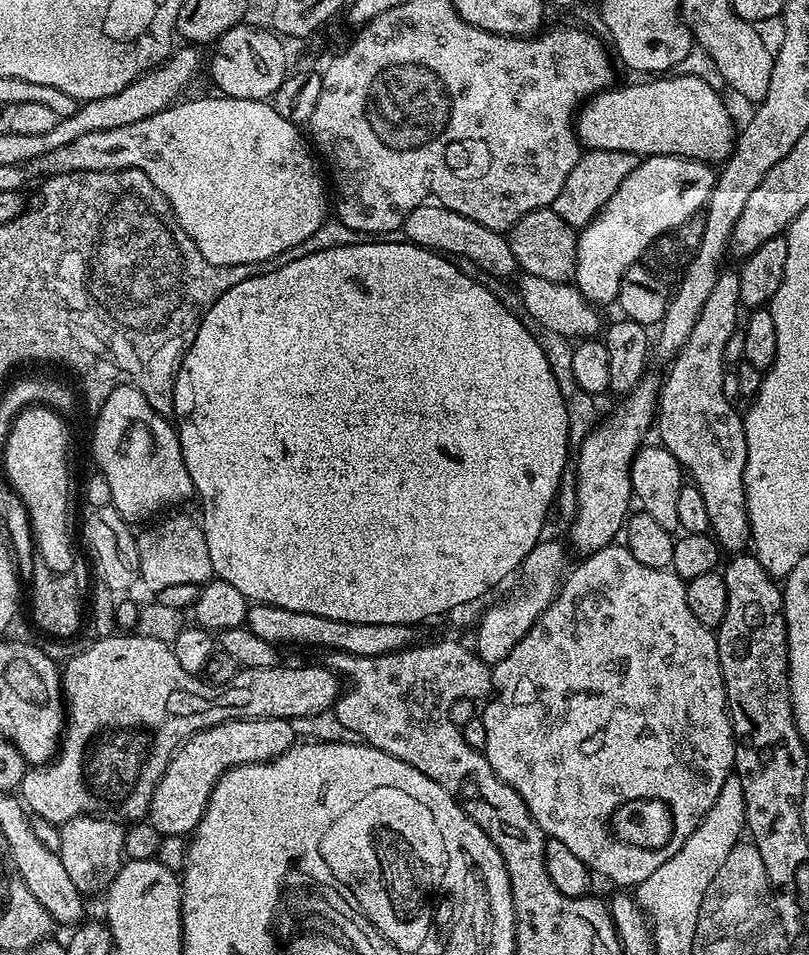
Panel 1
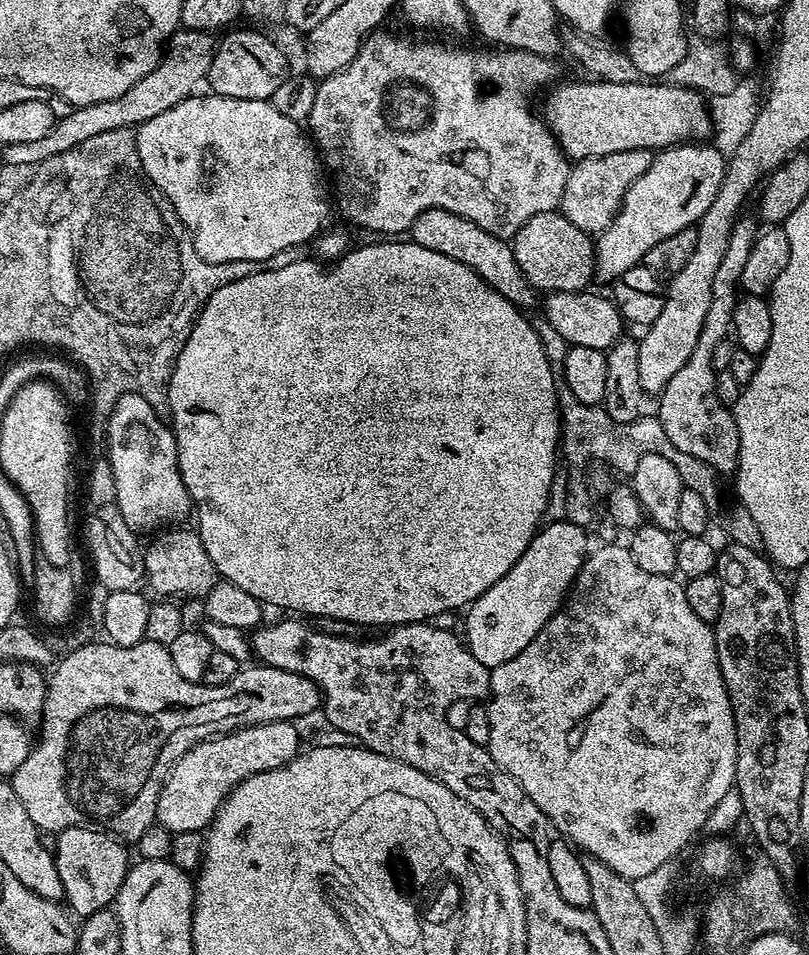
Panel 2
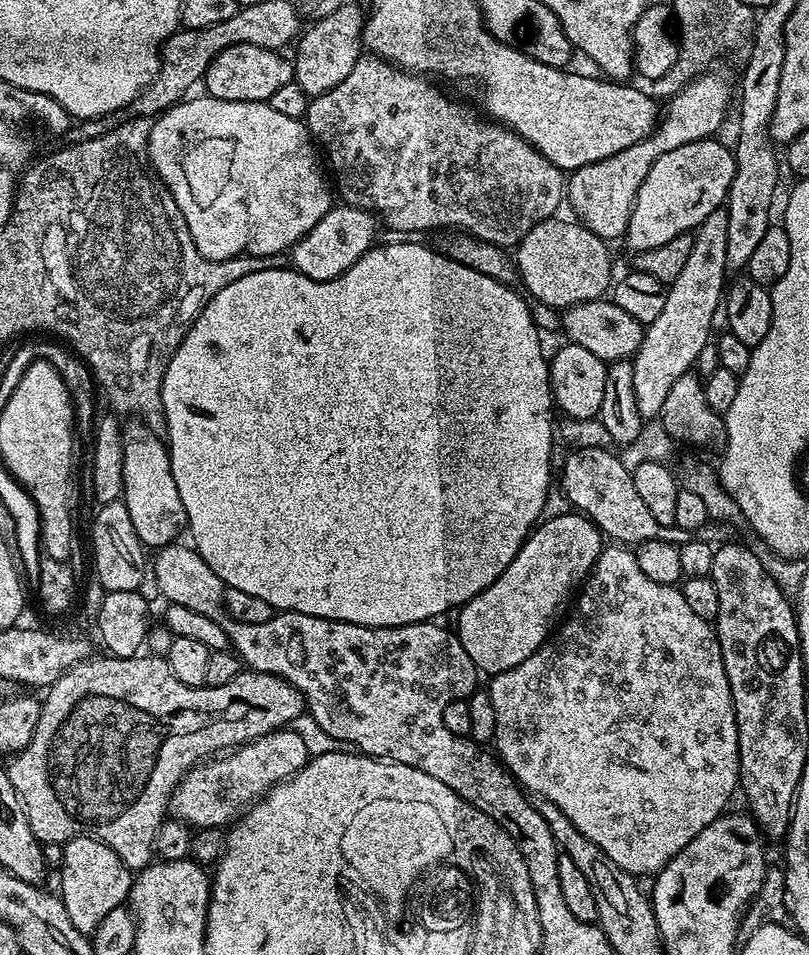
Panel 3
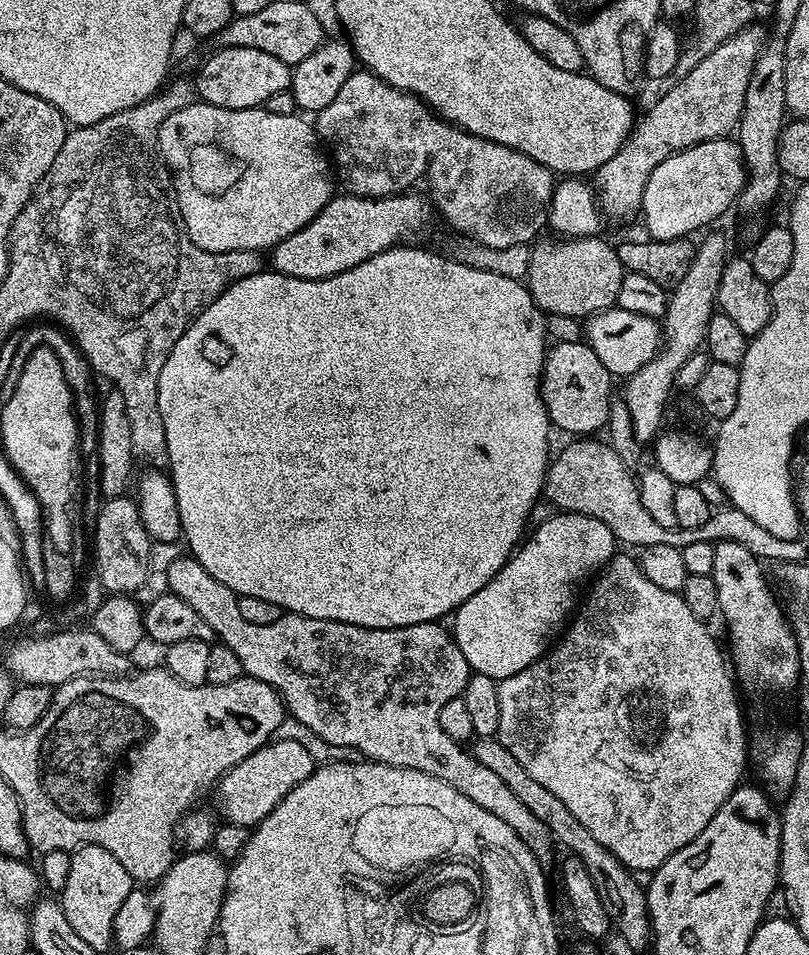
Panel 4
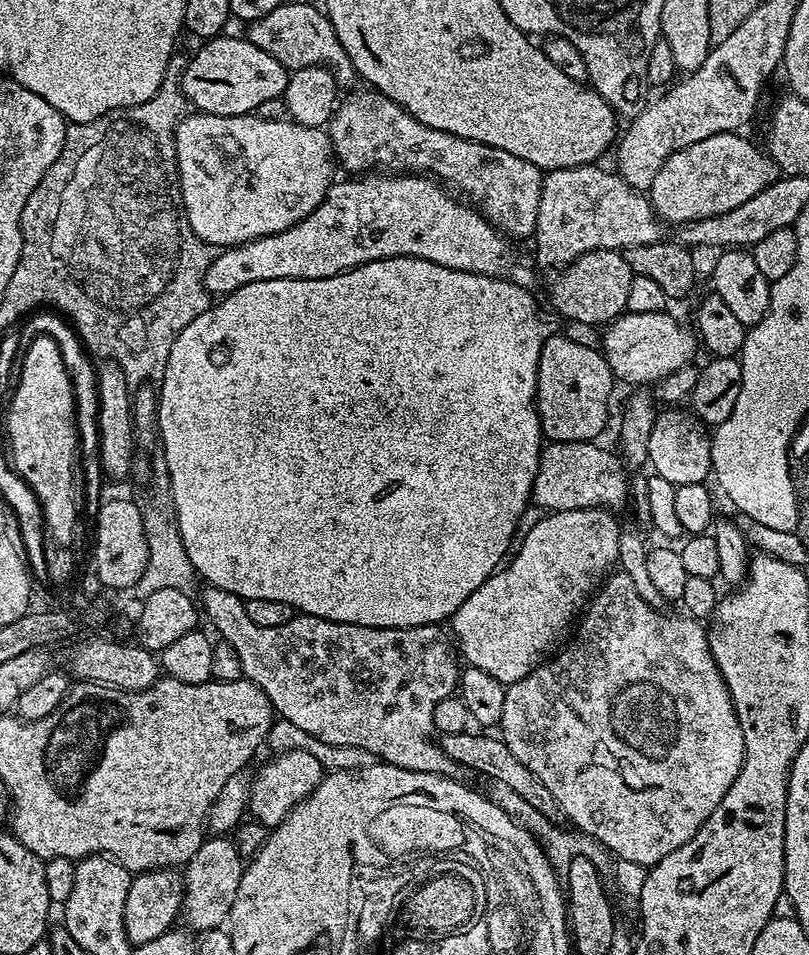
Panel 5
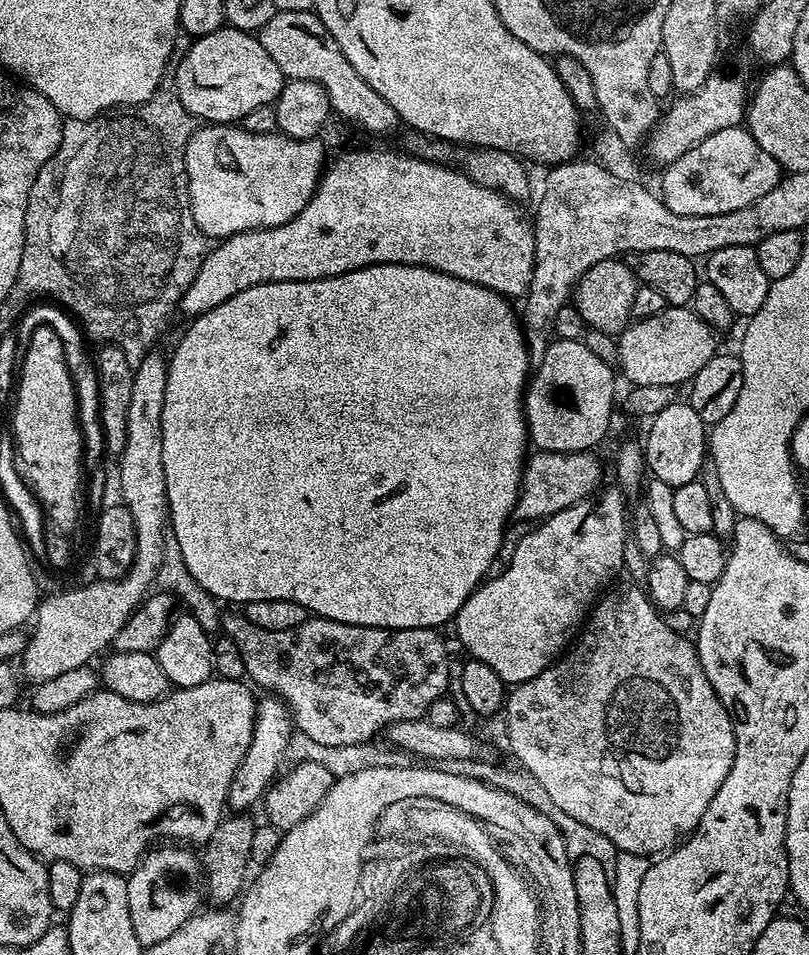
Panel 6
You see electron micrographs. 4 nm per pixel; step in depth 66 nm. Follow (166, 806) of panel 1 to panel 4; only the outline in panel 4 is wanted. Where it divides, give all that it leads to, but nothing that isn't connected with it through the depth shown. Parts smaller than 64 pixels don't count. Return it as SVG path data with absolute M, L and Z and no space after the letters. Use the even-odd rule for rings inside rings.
M273 738L258 750L254 750L250 758L242 758L238 766L234 766L225 776L220 777L214 788L216 800L220 803L219 815L229 824L237 824L251 830L264 821L266 814L270 814L274 806L278 806L282 798L286 798L286 794L294 790L294 786L306 782L306 778L310 778L310 774L317 767L317 761L312 759L306 746Z

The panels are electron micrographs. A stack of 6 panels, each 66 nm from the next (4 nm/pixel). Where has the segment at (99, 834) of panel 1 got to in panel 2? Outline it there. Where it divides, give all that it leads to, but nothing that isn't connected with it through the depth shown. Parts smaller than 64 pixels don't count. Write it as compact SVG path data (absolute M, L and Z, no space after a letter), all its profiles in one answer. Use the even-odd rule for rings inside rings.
M95 826L67 828L55 833L54 840L58 876L62 878L67 907L80 918L109 907L115 901L130 867L128 852L124 849L127 847L117 837Z

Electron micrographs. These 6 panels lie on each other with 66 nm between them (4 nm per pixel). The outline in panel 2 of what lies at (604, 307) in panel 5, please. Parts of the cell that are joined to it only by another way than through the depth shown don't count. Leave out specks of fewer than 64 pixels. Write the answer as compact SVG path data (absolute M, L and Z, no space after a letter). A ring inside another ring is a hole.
M559 210L546 214L534 214L518 234L510 238L514 258L518 258L518 266L522 266L522 274L526 274L528 283L541 293L549 292L582 292L596 276L596 246L589 233L578 230L570 218L566 218Z

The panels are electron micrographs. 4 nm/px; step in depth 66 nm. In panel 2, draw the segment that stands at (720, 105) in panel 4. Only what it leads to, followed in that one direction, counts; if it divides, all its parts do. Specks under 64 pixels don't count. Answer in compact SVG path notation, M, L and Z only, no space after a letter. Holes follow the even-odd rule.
M649 149L622 150L618 154L602 154L594 158L578 160L572 164L570 178L566 178L566 190L562 190L562 202L559 212L578 230L589 234L599 234L612 225L622 202L626 198L626 190L646 174L652 164L653 153Z

